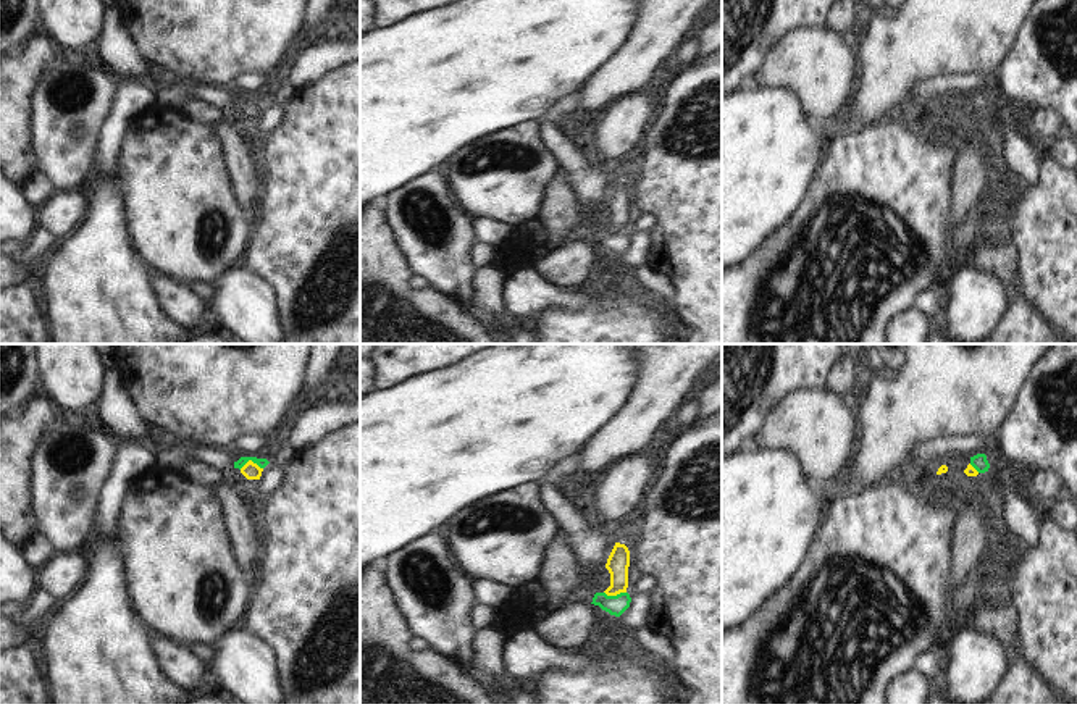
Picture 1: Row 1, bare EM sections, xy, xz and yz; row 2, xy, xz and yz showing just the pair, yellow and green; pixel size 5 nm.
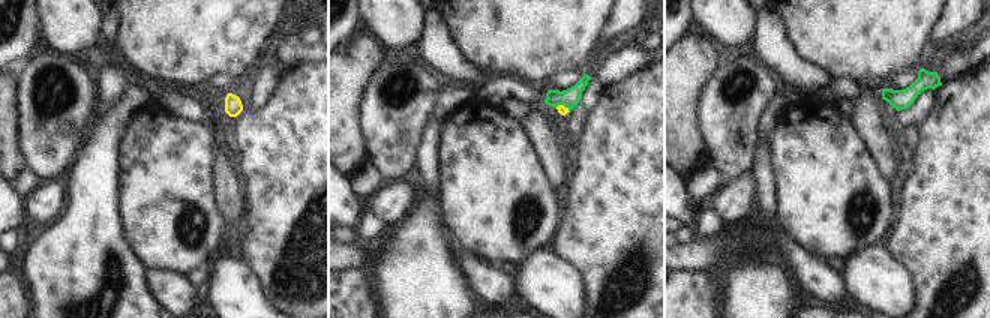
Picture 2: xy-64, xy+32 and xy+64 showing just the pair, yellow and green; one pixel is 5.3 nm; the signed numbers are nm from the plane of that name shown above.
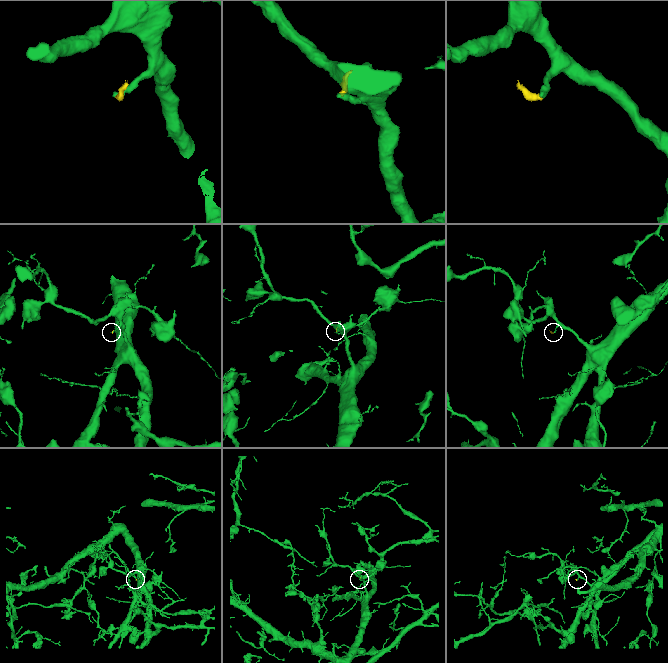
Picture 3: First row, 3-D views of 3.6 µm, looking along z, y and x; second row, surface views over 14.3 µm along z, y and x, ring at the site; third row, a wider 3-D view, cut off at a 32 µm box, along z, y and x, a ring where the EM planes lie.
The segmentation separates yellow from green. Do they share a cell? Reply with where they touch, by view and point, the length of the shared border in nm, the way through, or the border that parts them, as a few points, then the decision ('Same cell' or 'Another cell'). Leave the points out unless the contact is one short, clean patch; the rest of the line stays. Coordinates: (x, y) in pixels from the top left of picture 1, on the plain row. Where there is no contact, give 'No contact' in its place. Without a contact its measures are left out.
Touches yellow at xy (251, 99). Shared border 120 nm. Boundary: xy (262, 105), (247, 99), (239, 107). Another cell.

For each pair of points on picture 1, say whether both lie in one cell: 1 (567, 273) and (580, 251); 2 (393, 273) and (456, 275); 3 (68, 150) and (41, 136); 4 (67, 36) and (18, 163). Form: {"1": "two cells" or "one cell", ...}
{"1": "one cell", "2": "two cells", "3": "one cell", "4": "two cells"}

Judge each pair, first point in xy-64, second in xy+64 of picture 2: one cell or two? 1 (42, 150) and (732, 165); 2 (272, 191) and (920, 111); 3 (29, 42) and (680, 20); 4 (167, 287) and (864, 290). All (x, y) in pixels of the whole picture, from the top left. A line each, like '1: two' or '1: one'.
1: one
2: two
3: one
4: two

